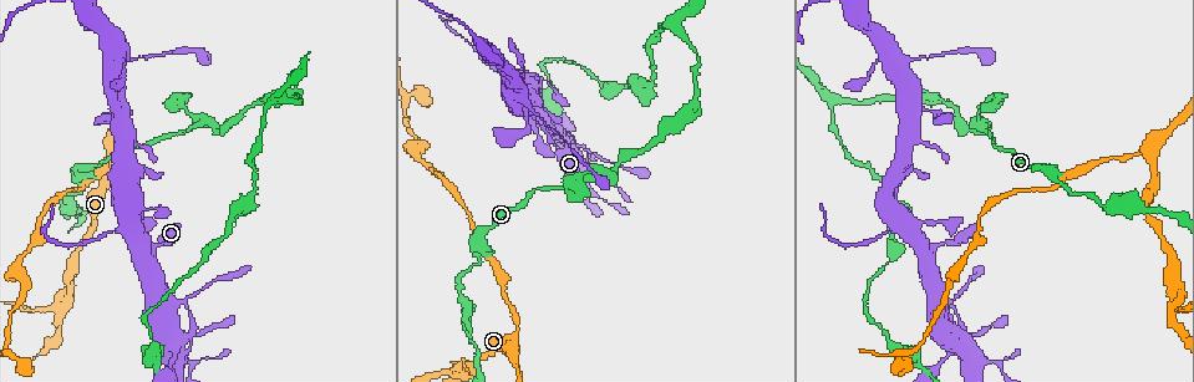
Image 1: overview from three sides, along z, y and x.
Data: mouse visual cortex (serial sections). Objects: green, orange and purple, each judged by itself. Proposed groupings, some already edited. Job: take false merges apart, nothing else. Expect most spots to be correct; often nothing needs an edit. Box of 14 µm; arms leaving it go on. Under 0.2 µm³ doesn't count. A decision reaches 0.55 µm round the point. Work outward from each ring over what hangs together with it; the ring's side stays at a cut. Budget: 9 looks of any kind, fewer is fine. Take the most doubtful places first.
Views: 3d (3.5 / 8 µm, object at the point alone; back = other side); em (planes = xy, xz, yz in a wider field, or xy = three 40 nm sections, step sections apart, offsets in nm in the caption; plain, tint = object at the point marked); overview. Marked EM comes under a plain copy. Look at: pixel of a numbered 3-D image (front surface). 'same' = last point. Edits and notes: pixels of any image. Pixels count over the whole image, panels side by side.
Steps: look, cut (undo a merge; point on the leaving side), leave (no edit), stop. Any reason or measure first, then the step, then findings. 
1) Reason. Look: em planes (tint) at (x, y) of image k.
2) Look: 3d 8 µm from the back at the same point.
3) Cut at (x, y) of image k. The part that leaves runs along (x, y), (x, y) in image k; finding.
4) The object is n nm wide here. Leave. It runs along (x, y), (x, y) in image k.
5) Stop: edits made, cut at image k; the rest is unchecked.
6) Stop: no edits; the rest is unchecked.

Calibre changes. Look: 3d 3.5 µm at (74, 182) of image 1.

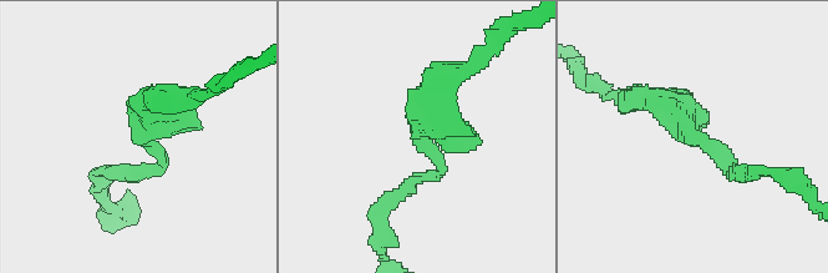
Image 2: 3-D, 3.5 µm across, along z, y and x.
Look: em xy step 2 (tint) at (699, 136) of image 2.

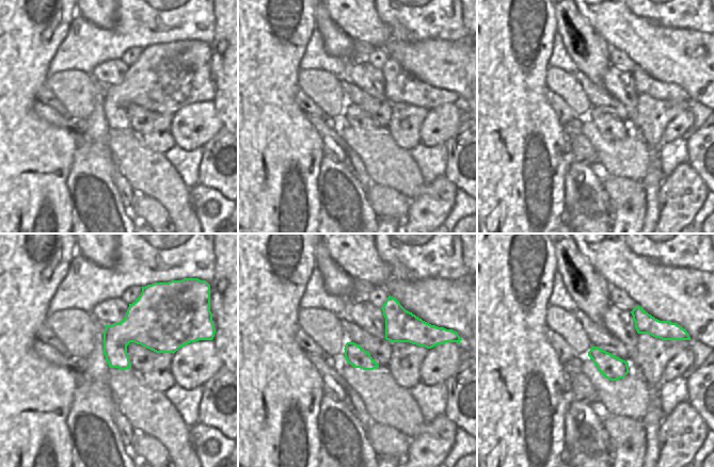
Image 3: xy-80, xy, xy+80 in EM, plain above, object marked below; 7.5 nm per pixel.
Leave. It runs along (641, 96), (746, 172) in image 2; all the same cell.

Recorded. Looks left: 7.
Sudden change in width. Look: 3d 3.5 µm at (1150, 211) of image 1.

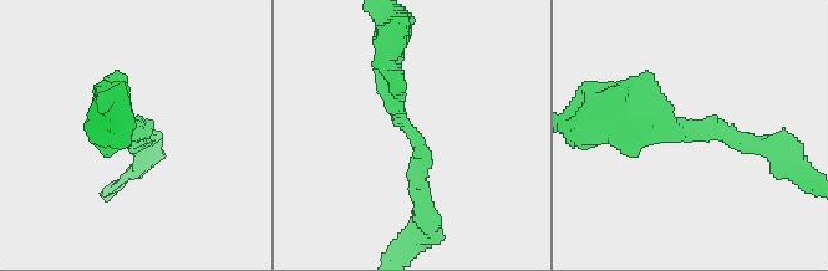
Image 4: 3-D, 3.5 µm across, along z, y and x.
The arms are 150, 250 nm wide. Look: em xy step 2 (tint) at (408, 130) of image 4.

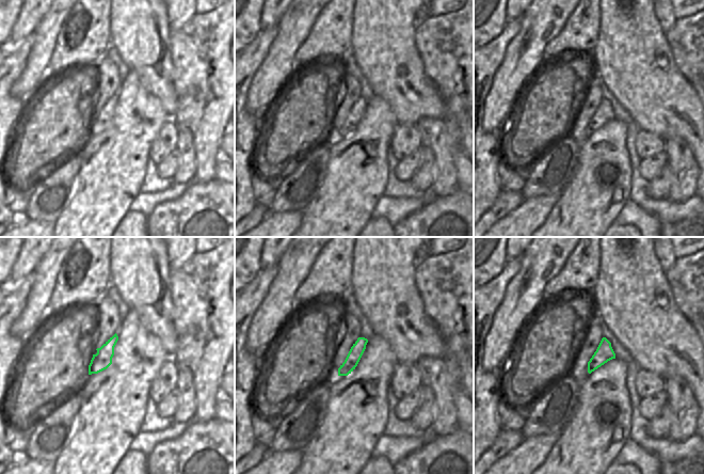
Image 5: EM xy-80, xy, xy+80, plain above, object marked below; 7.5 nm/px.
Look: em xy step 5 (tint) at the same point.

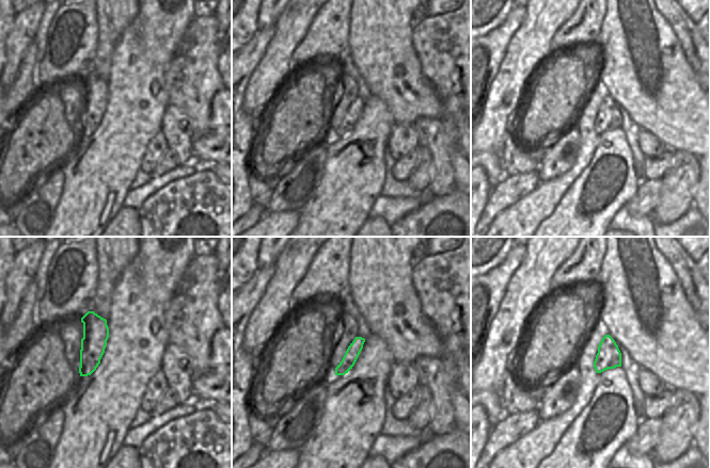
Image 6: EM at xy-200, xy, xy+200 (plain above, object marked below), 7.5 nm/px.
The object is 100 nm wide here. Leave. It runs along (390, 56), (399, 119), (421, 148), (421, 205) in image 4; continuous, no second cell.

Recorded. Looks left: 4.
Three arms meet. Look: 3d 3.5 µm at (1147, 155) of image 1.

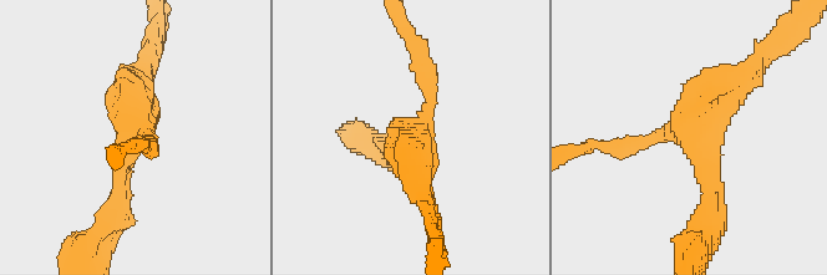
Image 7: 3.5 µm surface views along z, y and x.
3 arms meet here; the arms are 200, 200, 400 nm wide; shape alone is not enough. Look: em xy step 2 (tint) at (414, 130) of image 7.

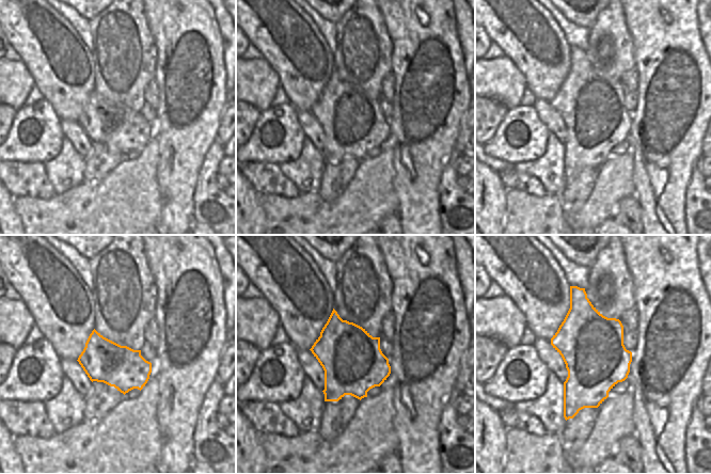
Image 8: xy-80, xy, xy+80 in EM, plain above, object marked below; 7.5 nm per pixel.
Cut it another way. Look: em xy step 3 (tint) at the same point.

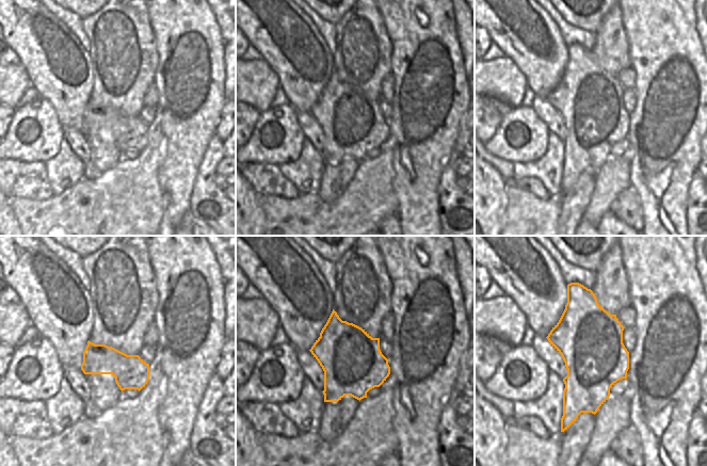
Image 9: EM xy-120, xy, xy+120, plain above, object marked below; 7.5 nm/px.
The object is 460 nm wide here. Leave. It runs along (710, 204), (685, 132), (608, 147) in image 7; continuous, no second cell.

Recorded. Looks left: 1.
Stop: no edits; the rest is unchecked.

